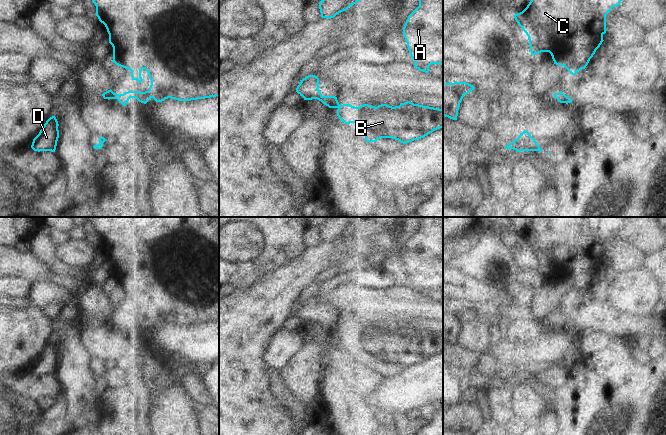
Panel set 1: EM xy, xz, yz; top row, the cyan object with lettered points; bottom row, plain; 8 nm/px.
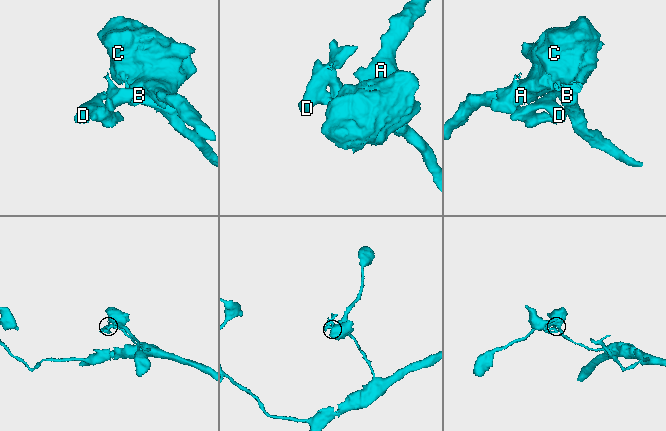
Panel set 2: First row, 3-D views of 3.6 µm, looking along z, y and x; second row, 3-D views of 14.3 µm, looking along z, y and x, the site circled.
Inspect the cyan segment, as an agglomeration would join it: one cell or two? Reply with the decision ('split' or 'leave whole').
split

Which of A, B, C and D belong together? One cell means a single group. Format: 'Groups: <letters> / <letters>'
Groups: A B C / D.

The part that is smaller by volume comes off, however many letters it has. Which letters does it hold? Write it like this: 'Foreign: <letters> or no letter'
Foreign: D

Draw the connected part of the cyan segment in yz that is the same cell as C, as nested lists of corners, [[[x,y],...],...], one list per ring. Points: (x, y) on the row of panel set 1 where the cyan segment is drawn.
[[[531,0],[527,7],[514,16],[518,25],[529,39],[531,55],[549,52],[554,64],[564,66],[572,75],[585,69],[590,59],[600,47],[606,33],[606,15],[622,0]]]

